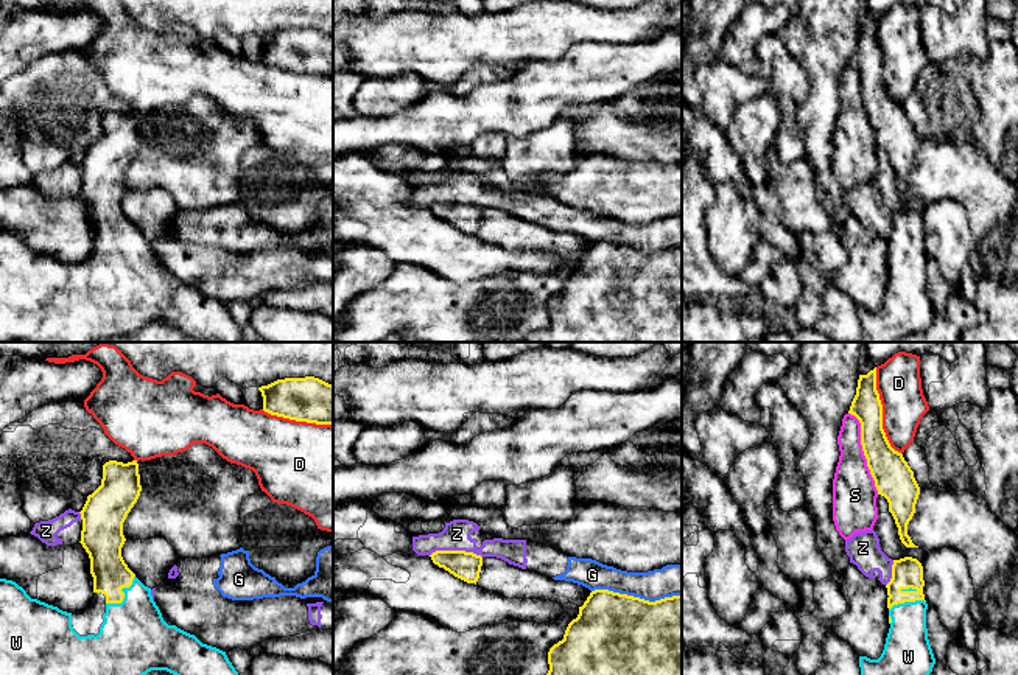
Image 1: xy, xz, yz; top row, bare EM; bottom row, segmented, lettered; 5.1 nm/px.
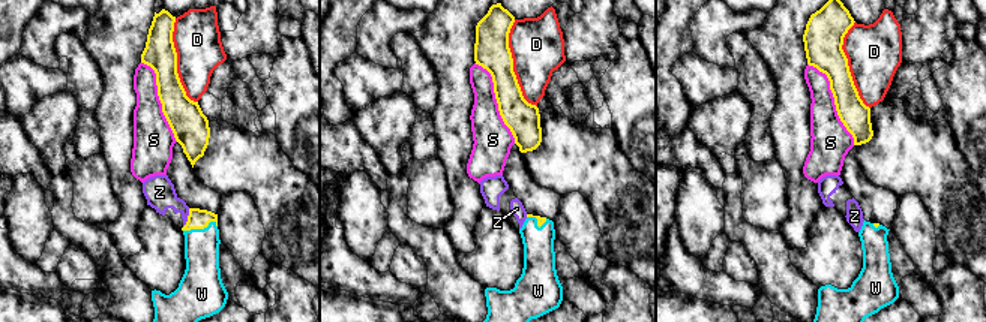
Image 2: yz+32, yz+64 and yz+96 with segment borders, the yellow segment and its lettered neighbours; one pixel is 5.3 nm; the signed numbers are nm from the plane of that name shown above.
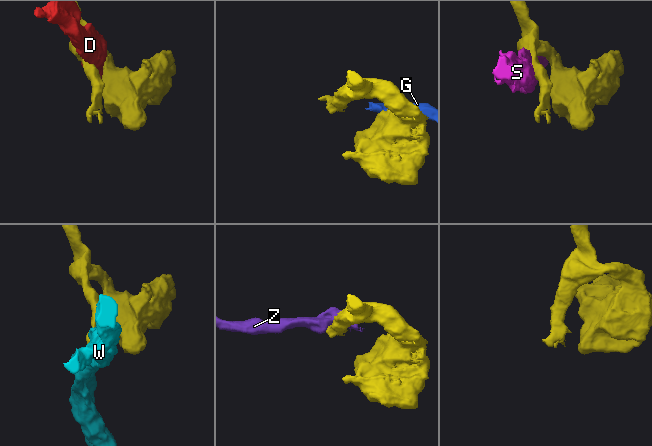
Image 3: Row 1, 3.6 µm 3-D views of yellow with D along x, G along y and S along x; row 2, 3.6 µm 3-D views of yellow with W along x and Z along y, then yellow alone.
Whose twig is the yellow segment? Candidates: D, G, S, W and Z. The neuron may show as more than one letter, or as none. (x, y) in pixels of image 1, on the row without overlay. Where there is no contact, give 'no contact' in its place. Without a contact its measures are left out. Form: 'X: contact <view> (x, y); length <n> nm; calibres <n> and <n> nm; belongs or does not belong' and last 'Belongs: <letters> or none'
D: contact yz (881, 64); length 480 nm; calibres 170 and 240 nm; does not belong
G: contact xz (637, 249); length 460 nm; calibres 500 and 160 nm; does not belong
S: contact yz (864, 104); length 460 nm; calibres 200 and 220 nm; does not belong
W: contact xy (123, 246); length 220 nm; calibres 190 and 360 nm; belongs
Z: contact xz (455, 202); length 280 nm; calibres 140 and 140 nm; does not belong
Belongs: W

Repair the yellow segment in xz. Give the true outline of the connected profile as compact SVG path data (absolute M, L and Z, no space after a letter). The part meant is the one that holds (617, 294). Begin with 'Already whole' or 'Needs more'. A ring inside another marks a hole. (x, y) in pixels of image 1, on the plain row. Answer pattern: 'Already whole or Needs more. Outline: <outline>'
Already whole. Outline: M595 241L563 291L548 303L549 322L525 342L682 342L682 247L649 254Z

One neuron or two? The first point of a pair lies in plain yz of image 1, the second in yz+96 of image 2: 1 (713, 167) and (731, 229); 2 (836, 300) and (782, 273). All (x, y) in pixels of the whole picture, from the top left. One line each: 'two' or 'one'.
1: one
2: one

